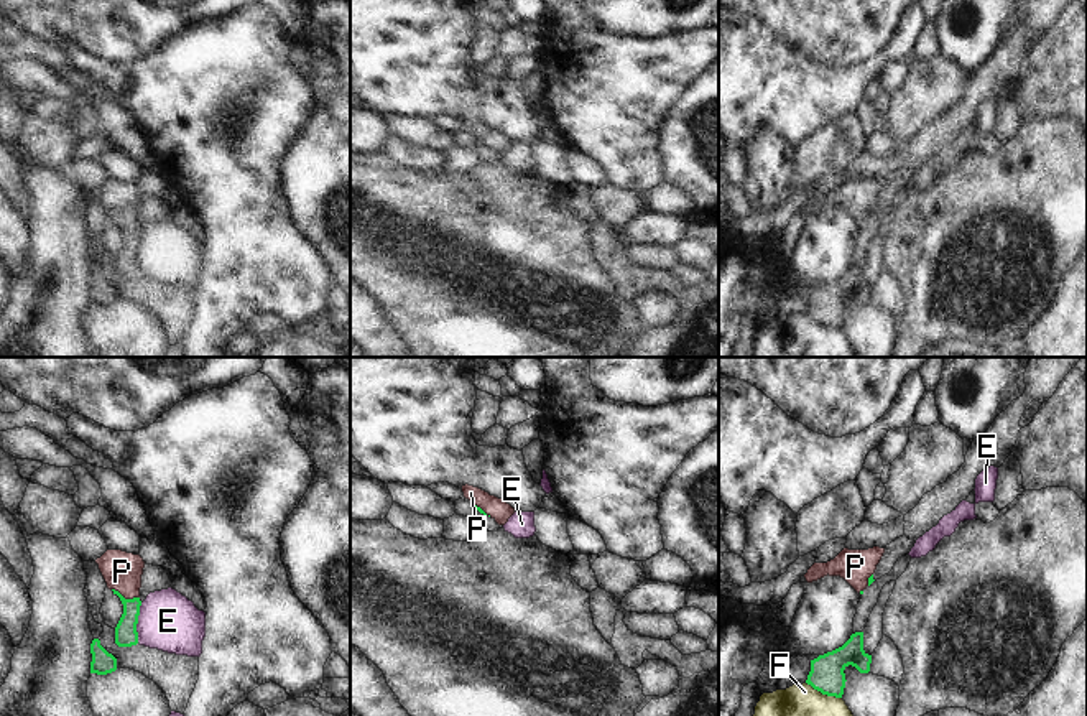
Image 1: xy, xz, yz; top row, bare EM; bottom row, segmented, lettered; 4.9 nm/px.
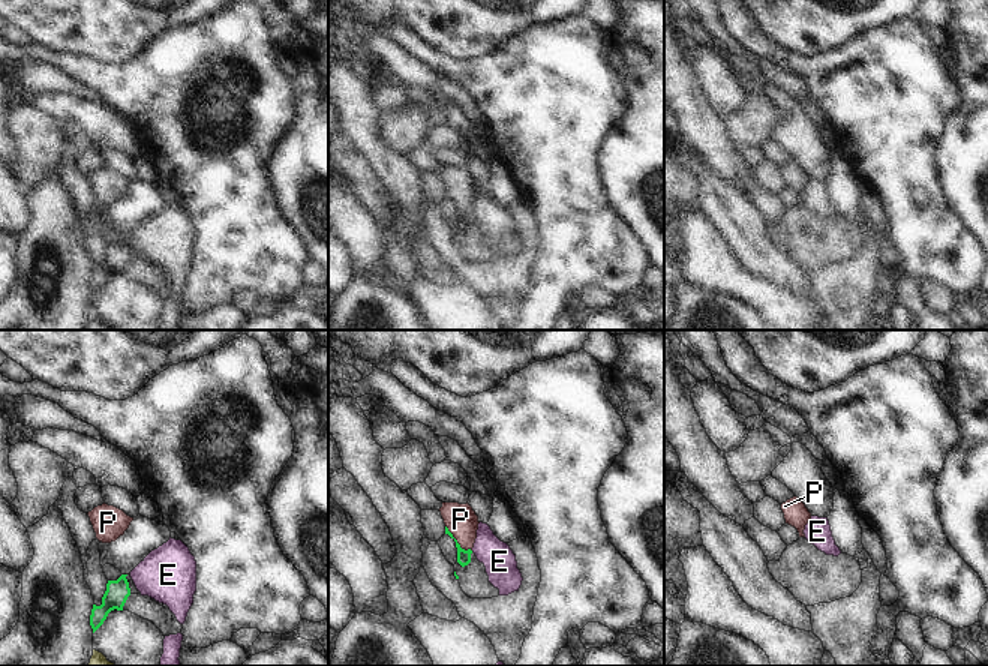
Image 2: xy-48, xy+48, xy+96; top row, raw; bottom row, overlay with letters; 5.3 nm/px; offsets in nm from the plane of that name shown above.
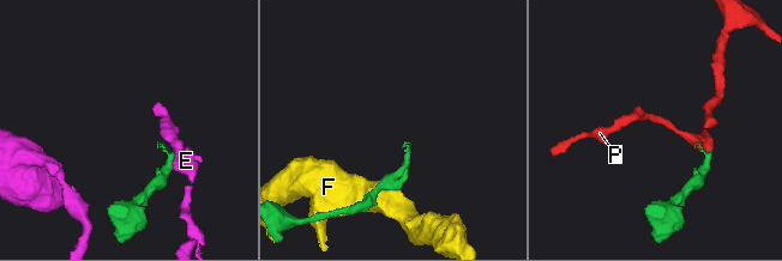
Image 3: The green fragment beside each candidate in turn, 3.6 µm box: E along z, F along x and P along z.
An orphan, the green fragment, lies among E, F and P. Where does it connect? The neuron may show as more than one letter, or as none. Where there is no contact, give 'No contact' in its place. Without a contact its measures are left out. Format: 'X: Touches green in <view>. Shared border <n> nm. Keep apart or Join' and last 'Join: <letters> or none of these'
E: Touches green in xy. Shared border 200 nm. Keep apart
F: Touches green in yz. Shared border 190 nm. Keep apart
P: Touches green in xy. Shared border 140 nm. Join
Join: P.

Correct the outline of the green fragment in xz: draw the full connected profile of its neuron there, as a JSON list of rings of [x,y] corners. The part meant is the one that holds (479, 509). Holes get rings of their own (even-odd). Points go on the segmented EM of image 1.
[[[465,484],[462,486],[462,492],[465,499],[475,504],[475,509],[480,514],[490,515],[498,525],[505,525],[508,518],[515,514],[515,509],[503,499],[490,495],[479,487]]]

